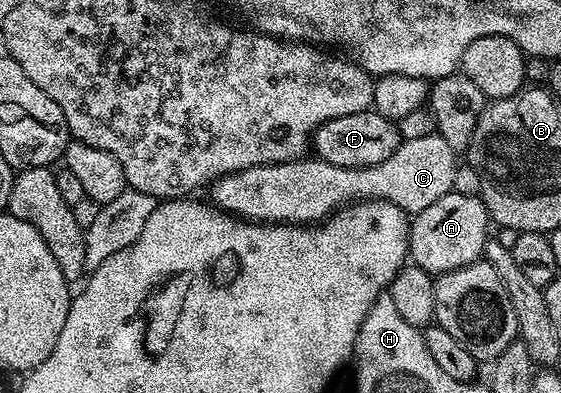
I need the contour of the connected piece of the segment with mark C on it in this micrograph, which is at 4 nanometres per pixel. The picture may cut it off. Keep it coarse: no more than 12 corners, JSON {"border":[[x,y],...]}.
{"border":[[435,132],[353,170],[314,156],[216,179],[239,220],[317,224],[349,202],[413,216],[454,190]]}

